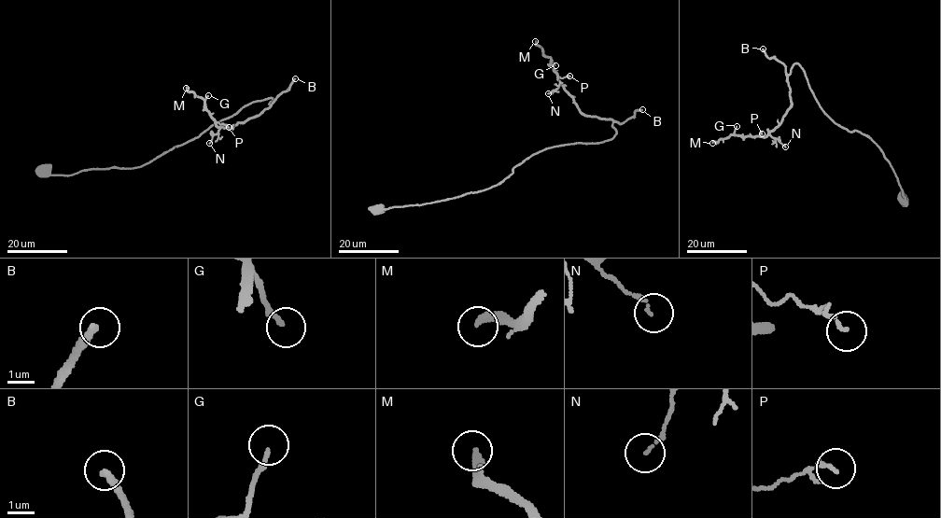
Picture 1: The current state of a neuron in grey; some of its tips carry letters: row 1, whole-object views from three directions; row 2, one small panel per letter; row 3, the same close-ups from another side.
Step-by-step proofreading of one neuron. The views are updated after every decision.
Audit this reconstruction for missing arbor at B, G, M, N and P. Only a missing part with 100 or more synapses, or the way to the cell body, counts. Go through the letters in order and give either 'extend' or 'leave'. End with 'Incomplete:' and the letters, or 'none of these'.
B: extend
G: leave
M: extend
N: leave
P: leave
Incomplete: B, M

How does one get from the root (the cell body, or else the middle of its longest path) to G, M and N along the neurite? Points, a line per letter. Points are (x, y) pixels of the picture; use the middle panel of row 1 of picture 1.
G: (377, 209), (481, 191), (540, 150), (611, 139), (616, 132), (612, 120), (583, 115), (555, 65)
M: (377, 209), (481, 191), (540, 150), (612, 138), (612, 120), (583, 115), (535, 41)
N: (377, 209), (481, 191), (540, 150), (612, 138), (612, 120), (583, 115), (562, 84), (548, 93)

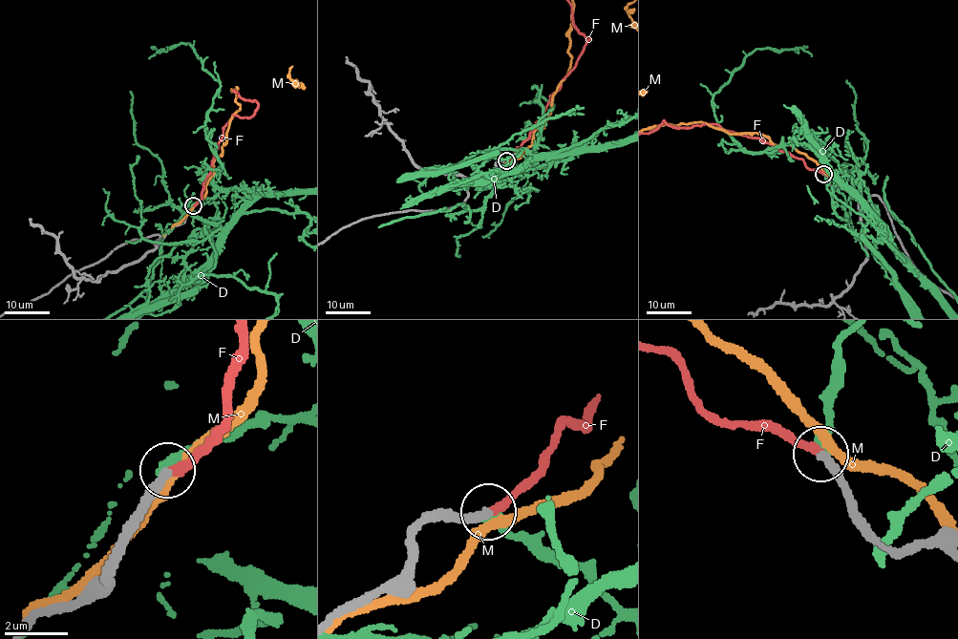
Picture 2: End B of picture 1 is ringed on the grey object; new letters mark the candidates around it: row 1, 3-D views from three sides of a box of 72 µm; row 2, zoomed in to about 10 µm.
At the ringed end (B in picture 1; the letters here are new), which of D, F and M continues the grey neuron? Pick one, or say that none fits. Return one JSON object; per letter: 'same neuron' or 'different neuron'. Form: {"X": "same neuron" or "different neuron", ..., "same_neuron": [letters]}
{"D": "different neuron", "F": "same neuron", "M": "different neuron", "same_neuron": ["F"]}

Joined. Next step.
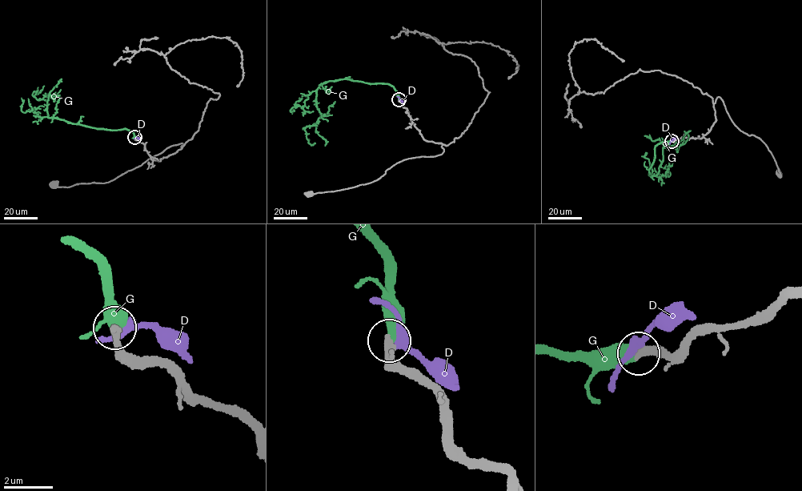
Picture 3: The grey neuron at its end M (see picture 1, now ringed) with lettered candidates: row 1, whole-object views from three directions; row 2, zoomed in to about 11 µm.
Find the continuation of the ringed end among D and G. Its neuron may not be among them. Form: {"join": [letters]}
{"join": ["G"]}

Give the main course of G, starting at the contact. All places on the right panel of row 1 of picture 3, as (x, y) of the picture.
G: (671, 141), (655, 148), (650, 176), (658, 173), (664, 146), (677, 152), (687, 140), (683, 130)

